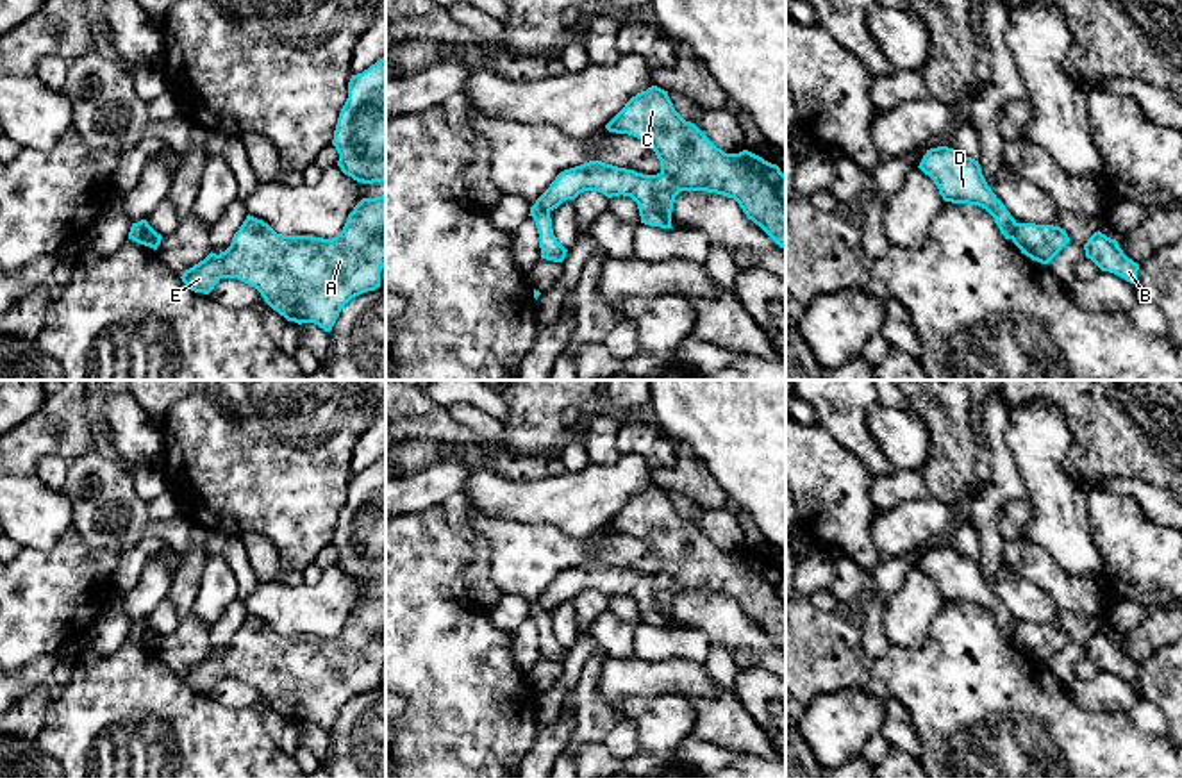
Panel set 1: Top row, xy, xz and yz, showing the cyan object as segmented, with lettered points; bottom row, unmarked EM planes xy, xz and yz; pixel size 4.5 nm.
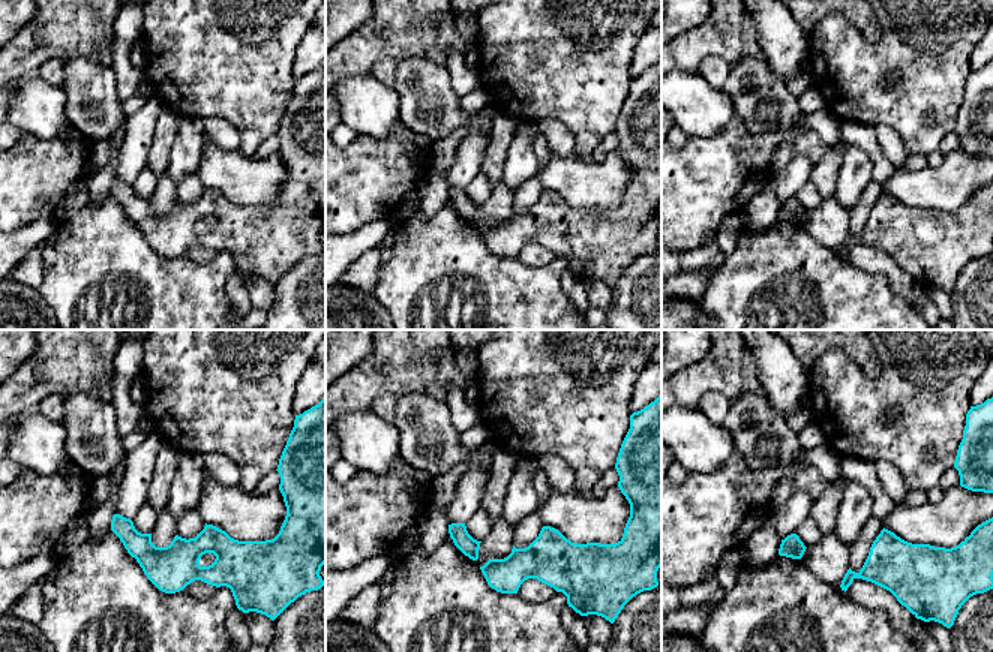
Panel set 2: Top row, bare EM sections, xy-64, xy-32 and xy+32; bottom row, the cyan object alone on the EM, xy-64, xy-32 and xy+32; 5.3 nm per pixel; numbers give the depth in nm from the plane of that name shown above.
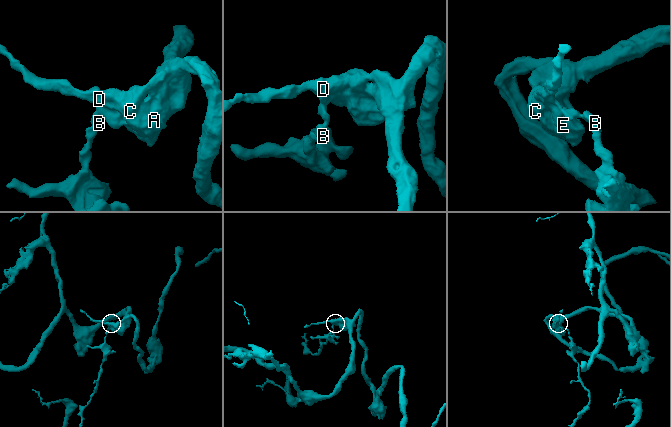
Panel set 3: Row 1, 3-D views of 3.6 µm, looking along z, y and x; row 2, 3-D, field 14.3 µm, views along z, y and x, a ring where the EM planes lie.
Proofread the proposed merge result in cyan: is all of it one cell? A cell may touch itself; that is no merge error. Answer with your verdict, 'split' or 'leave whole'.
split

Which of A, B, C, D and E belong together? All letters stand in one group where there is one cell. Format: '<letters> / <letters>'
A C D E / B

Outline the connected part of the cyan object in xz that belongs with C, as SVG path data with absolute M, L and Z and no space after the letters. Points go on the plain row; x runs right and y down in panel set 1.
M652 485L632 496L605 525L609 532L646 541L661 560L657 575L643 575L602 560L561 571L536 605L550 612L584 591L607 598L630 596L641 623L671 626L680 591L707 591L734 598L748 619L786 648L786 575L777 564L743 550L725 553L673 507L668 491Z

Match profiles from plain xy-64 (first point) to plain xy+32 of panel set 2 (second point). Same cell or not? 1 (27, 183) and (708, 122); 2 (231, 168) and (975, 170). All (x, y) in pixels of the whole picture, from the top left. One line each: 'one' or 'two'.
1: two
2: one

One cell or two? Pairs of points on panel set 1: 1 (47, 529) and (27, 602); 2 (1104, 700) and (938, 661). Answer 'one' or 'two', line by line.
1: two
2: two

